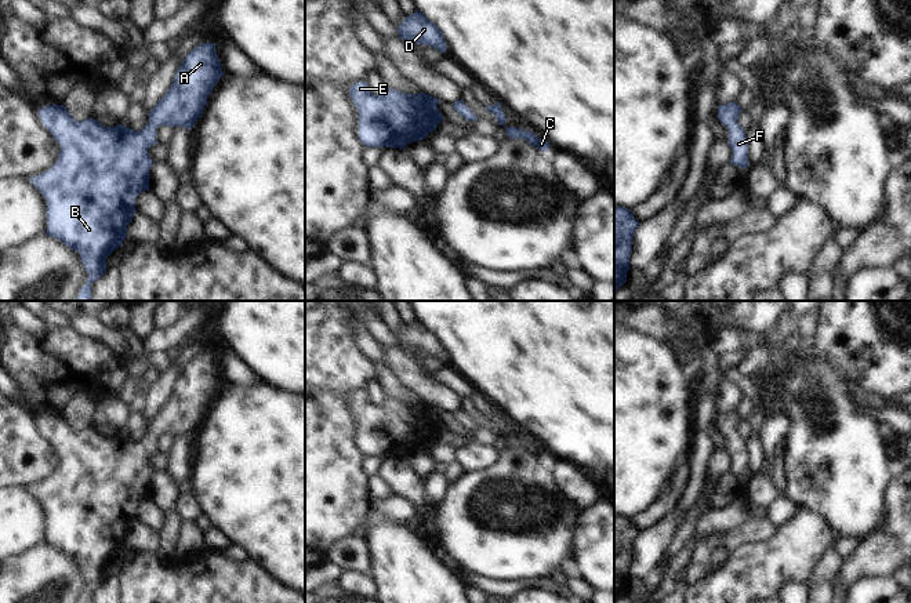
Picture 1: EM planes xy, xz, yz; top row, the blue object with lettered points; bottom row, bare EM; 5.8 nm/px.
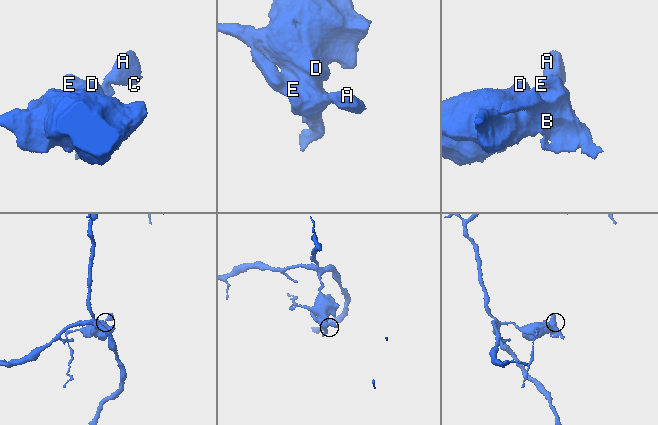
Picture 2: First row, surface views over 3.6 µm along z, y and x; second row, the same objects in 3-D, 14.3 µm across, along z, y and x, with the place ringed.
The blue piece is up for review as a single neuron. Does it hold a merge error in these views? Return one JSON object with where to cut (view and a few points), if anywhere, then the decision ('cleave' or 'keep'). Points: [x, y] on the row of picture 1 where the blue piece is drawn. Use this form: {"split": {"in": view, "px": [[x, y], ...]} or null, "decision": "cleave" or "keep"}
{"split": null, "decision": "keep"}

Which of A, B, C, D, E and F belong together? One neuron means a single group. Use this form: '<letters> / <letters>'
A B C D E F

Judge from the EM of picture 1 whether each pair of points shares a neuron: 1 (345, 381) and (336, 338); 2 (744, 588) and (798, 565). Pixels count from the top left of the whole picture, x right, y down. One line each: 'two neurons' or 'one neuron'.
1: one neuron
2: one neuron

